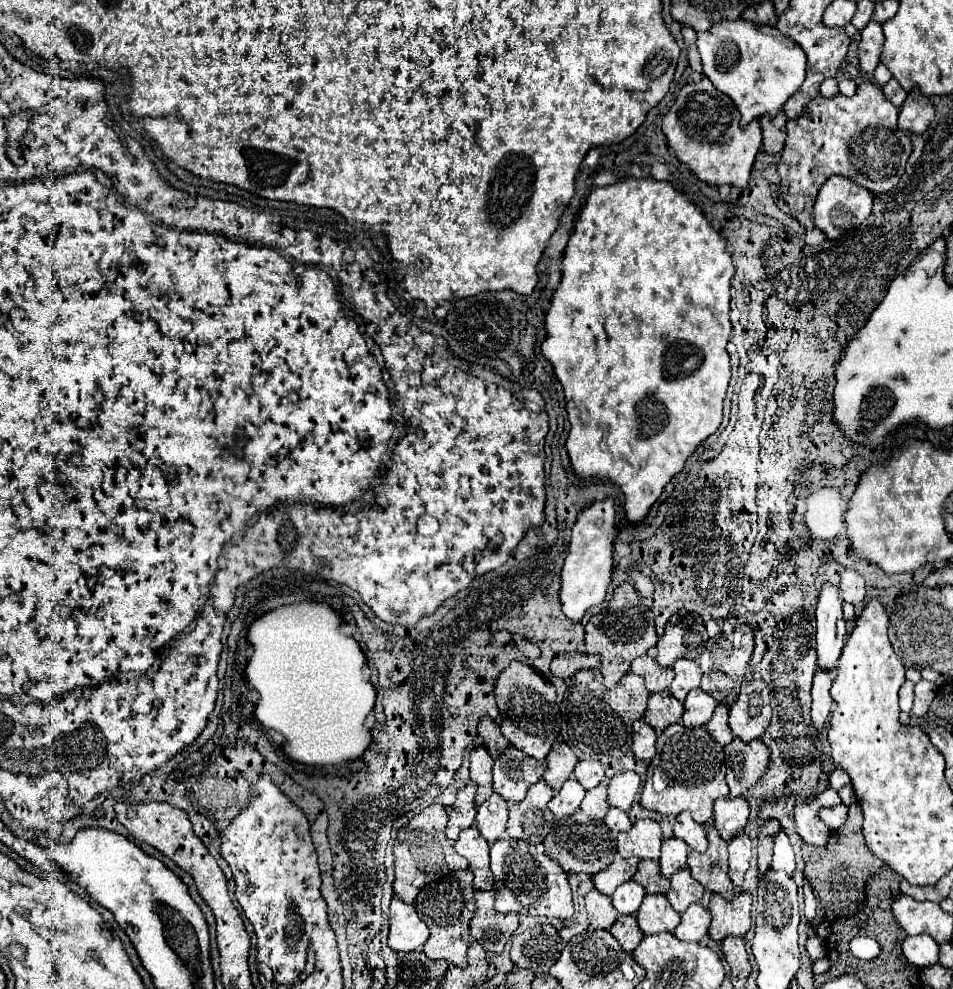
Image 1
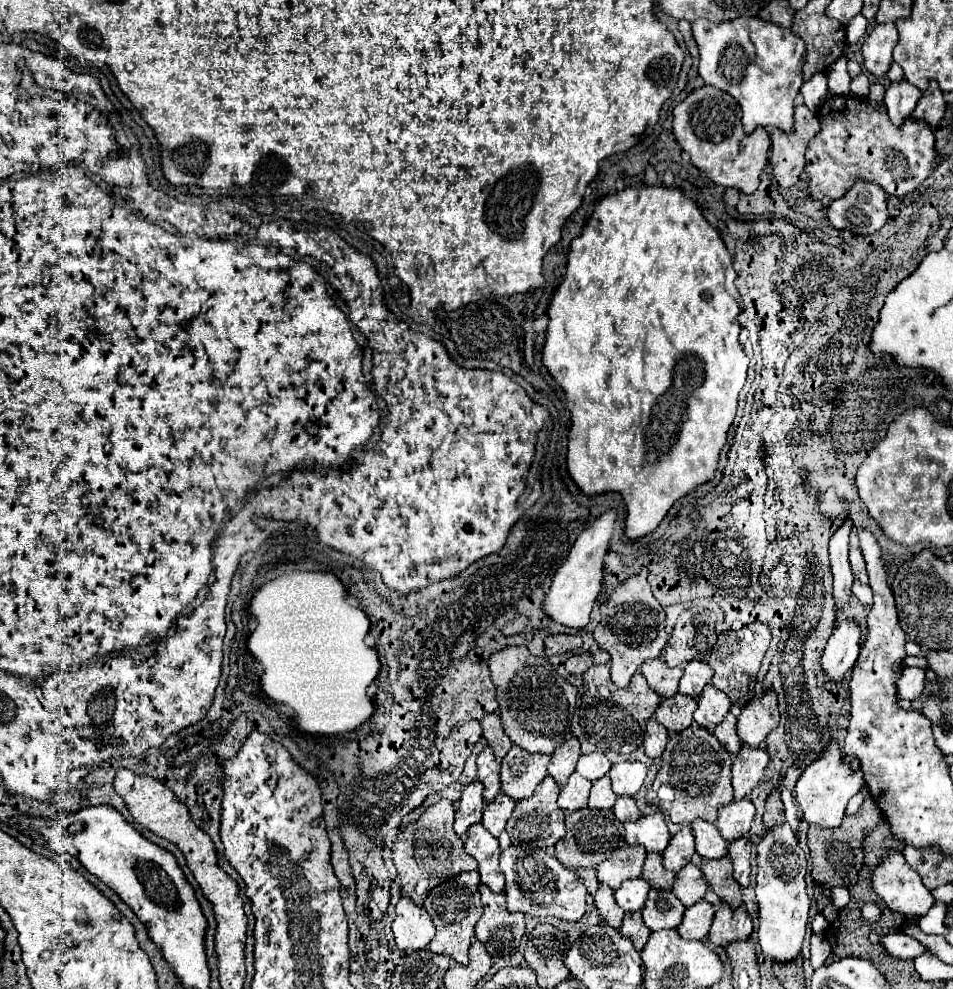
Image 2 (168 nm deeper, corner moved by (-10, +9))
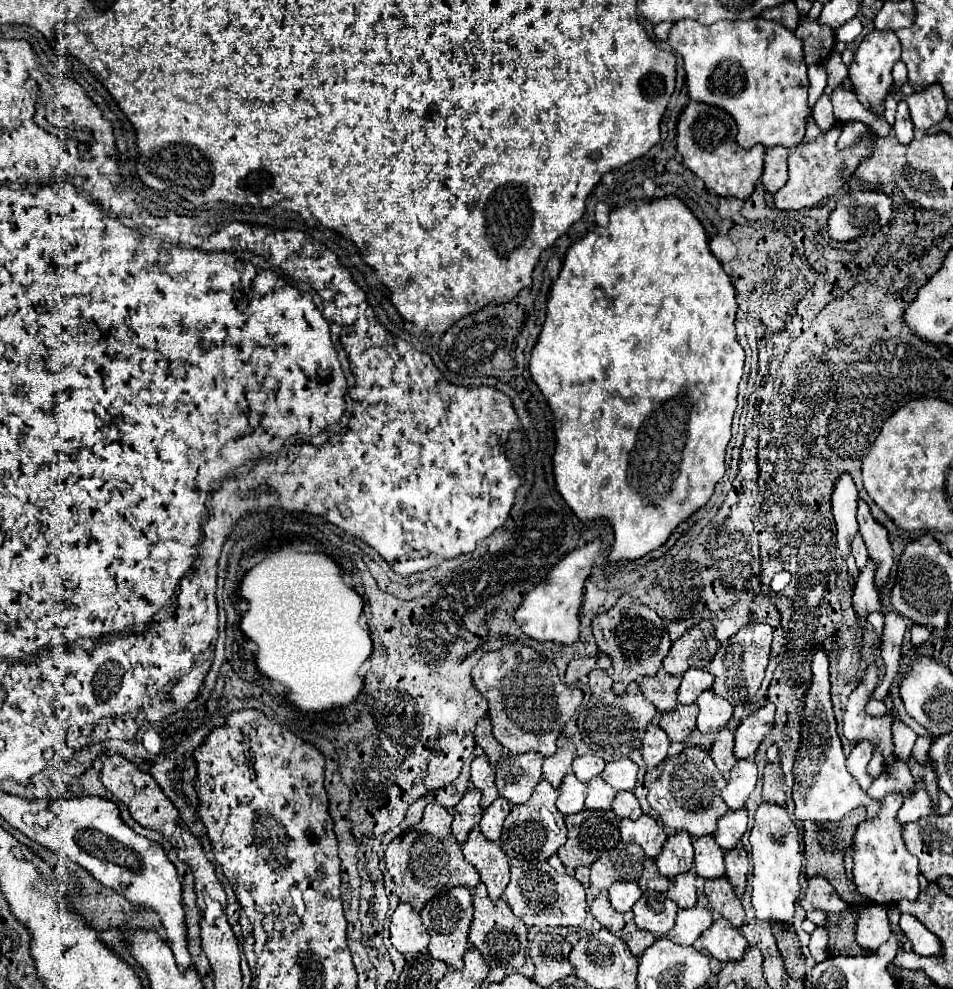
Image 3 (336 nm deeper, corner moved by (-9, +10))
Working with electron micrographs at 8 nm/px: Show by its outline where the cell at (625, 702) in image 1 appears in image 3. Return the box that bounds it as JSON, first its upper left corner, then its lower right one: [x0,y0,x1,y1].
[578,669,656,761]

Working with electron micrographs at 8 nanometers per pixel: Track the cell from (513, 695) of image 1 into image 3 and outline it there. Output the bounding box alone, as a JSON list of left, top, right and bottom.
[472,643,582,757]

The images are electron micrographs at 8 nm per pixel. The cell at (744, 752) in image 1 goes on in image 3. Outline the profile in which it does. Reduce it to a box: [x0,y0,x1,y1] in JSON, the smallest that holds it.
[722,759,758,811]

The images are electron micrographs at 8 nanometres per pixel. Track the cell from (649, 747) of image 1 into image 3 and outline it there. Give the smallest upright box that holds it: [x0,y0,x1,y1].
[642,723,670,769]

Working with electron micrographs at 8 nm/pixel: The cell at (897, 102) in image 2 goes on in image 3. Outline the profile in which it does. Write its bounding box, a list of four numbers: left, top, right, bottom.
[894,101,914,145]

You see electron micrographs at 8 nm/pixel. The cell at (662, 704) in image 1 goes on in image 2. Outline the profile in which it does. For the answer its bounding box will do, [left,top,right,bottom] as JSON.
[655,692,697,732]

